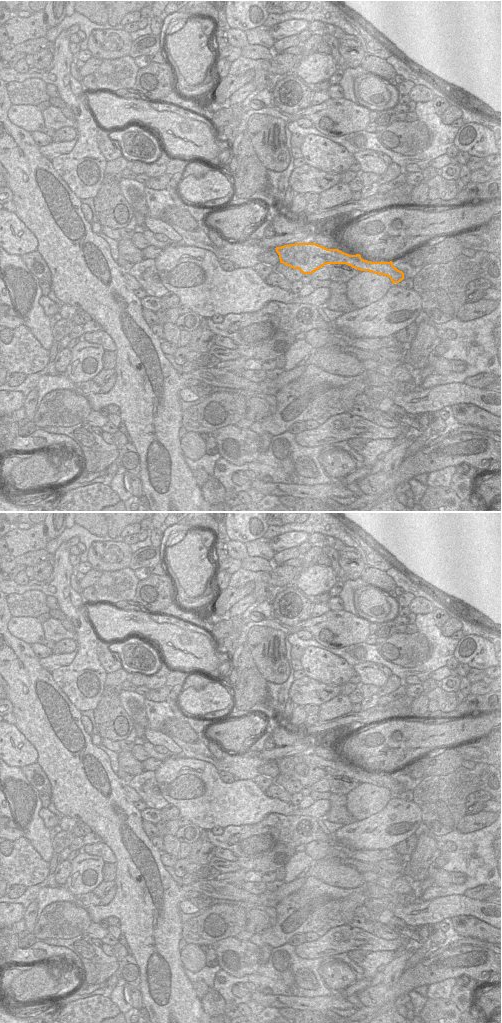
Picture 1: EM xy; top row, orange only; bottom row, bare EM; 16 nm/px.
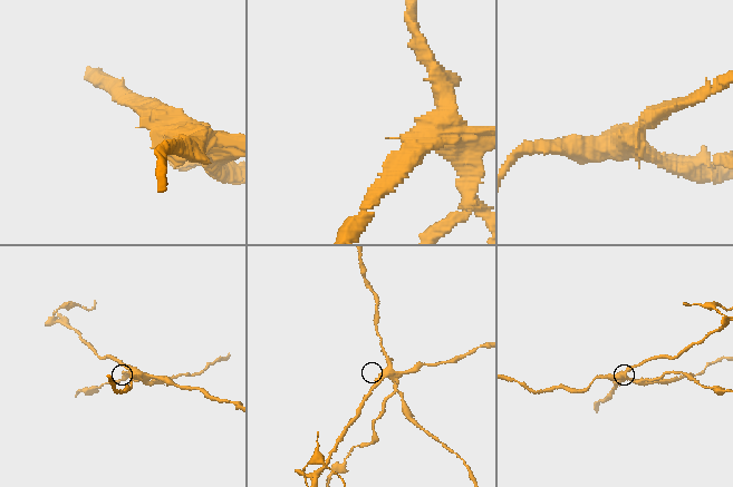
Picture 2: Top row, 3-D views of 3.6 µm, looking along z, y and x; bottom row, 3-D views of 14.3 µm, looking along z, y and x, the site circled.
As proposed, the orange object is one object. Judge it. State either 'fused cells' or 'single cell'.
fused cells

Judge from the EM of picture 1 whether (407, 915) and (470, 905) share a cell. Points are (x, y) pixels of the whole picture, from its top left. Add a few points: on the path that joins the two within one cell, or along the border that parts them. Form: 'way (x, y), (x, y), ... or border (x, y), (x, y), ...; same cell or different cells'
way (423, 914), (454, 905); same cell

